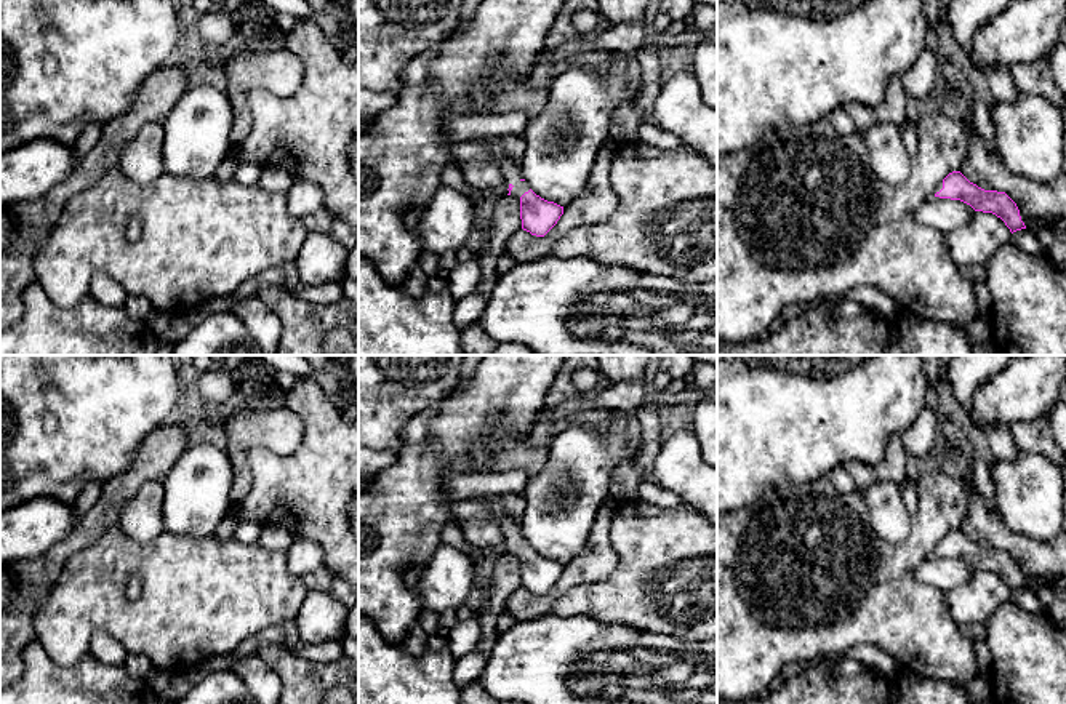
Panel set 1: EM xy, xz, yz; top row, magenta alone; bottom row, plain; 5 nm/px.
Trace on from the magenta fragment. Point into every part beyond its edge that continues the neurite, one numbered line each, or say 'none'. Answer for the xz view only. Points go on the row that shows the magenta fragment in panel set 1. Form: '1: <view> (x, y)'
1: xz (511, 168)

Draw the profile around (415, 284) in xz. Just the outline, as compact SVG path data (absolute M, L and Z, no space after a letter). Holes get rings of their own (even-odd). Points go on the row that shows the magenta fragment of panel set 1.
M416 266L413 267L402 286L400 286L405 293L411 294L411 296L421 296L427 291L427 277L423 274L423 270Z

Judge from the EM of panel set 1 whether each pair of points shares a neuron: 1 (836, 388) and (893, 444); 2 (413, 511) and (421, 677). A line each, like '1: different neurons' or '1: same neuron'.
1: different neurons
2: different neurons

